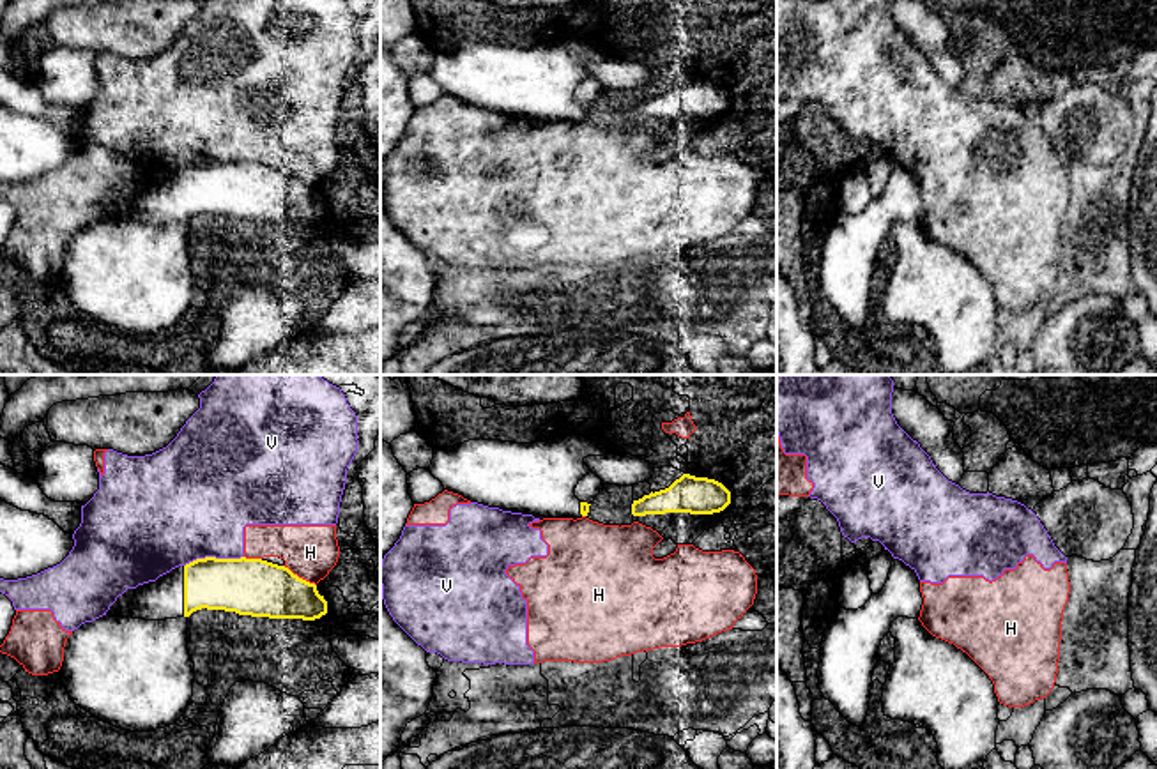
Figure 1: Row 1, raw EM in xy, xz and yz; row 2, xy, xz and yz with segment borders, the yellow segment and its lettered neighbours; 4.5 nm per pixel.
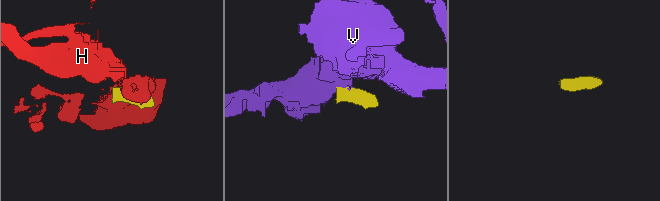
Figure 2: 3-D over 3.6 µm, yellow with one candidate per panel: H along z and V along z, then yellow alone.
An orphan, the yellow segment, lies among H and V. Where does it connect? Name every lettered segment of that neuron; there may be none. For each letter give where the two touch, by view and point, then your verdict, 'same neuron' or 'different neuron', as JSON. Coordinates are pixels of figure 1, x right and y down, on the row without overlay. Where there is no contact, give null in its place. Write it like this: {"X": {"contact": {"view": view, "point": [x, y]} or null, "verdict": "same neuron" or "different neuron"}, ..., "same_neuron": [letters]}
{"H": {"contact": {"view": "xy", "point": [298, 181]}, "verdict": "different neuron"}, "V": {"contact": {"view": "xy", "point": [213, 161]}, "verdict": "different neuron"}, "same_neuron": []}

